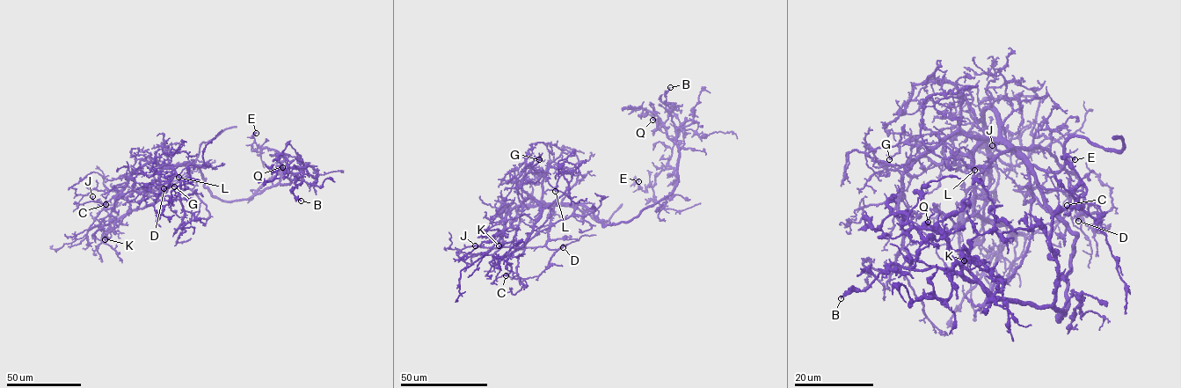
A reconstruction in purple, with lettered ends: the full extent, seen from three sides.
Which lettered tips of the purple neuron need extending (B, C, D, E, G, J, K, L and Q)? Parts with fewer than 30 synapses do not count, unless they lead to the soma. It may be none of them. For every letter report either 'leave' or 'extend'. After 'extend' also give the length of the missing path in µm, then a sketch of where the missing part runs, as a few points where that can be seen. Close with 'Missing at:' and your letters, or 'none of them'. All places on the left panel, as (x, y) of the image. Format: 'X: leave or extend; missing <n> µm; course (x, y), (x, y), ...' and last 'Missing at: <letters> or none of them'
B: leave
C: leave
D: leave
E: leave
G: leave
J: leave
K: leave
L: leave
Q: leave
Missing at: none of them

